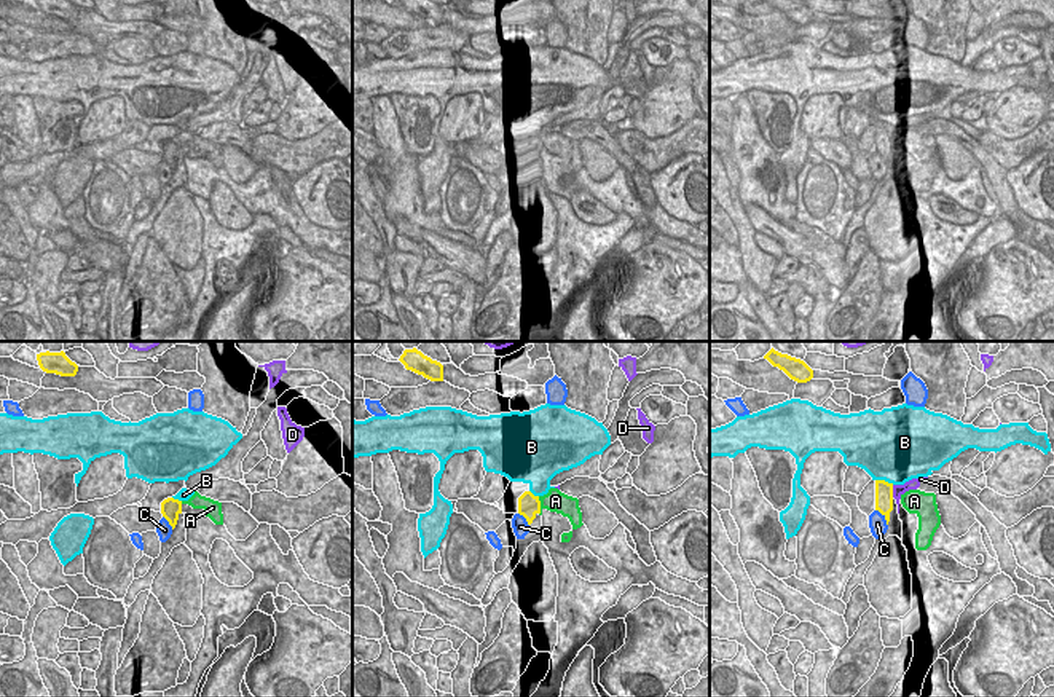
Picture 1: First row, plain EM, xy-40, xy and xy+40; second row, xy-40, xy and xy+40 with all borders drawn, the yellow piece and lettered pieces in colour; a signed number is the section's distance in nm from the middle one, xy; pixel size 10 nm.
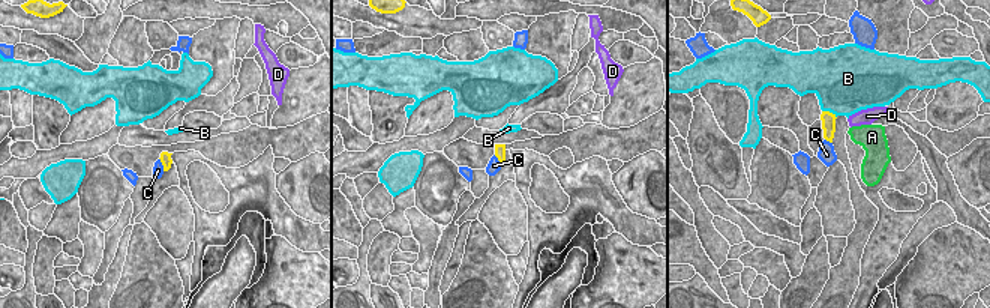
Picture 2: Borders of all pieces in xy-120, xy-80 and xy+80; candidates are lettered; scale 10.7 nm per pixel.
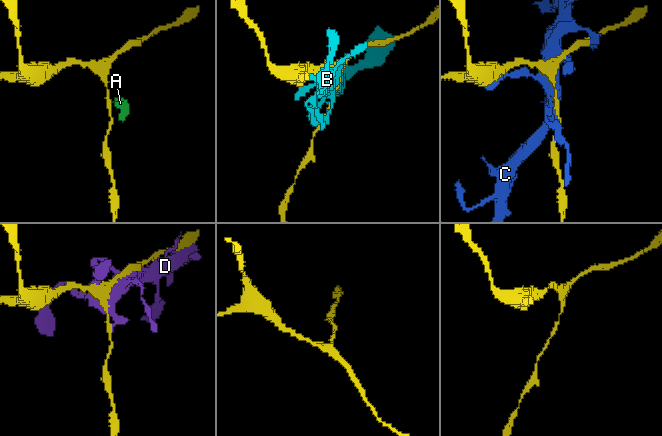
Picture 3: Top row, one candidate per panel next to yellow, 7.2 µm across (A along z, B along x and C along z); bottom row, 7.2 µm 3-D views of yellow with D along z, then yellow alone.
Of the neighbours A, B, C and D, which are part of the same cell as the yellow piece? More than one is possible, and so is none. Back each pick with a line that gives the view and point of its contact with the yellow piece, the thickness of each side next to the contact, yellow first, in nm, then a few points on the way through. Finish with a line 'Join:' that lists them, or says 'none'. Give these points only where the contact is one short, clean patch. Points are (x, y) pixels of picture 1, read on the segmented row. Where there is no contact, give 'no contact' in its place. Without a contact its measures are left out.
Join: none

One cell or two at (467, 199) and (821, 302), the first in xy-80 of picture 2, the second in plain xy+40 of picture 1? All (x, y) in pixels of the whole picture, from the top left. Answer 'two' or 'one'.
one

